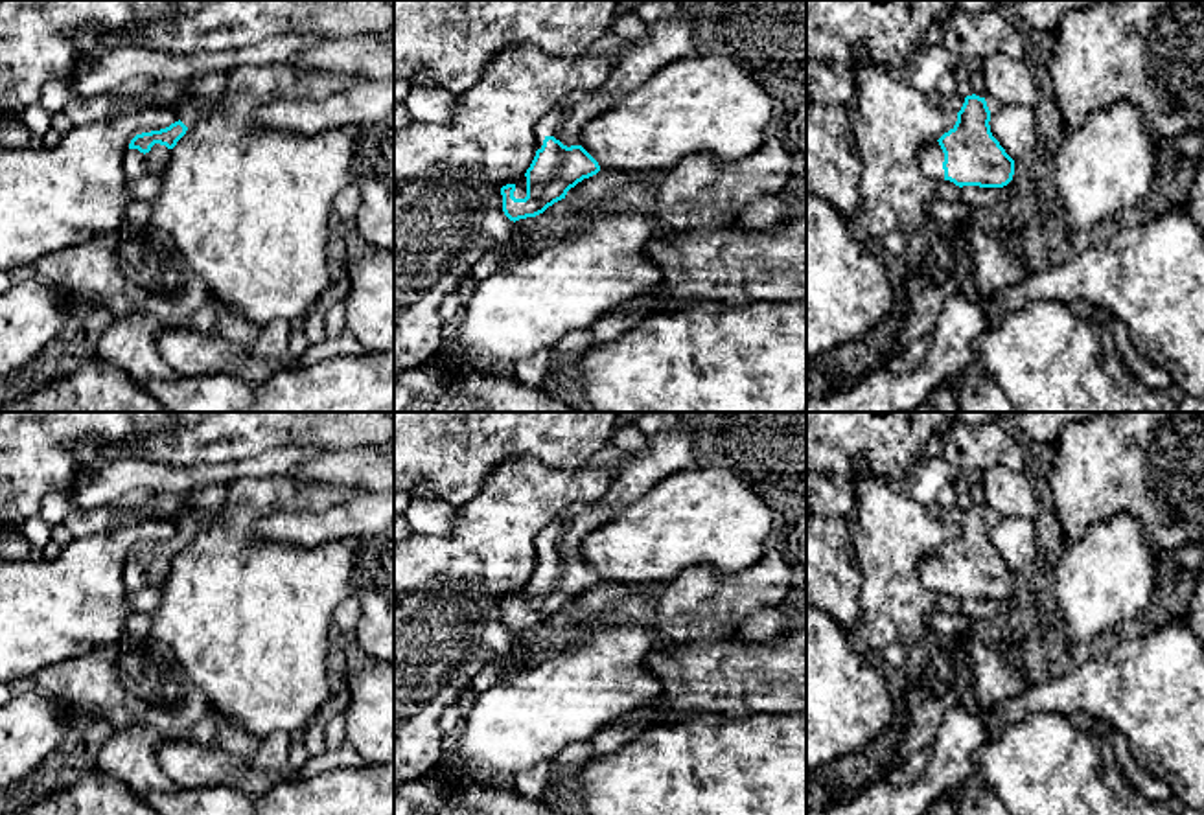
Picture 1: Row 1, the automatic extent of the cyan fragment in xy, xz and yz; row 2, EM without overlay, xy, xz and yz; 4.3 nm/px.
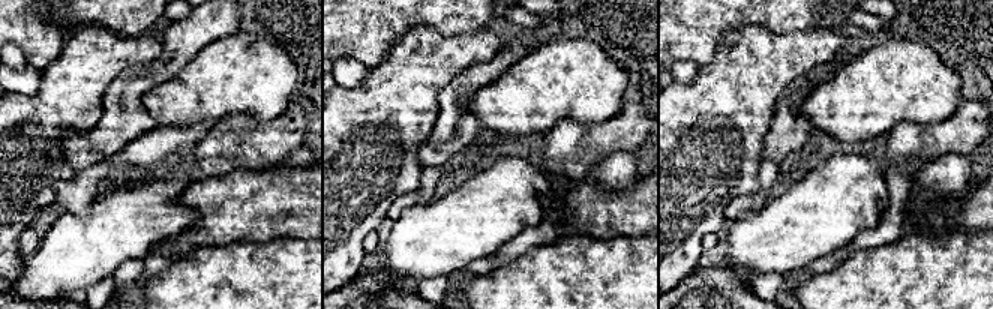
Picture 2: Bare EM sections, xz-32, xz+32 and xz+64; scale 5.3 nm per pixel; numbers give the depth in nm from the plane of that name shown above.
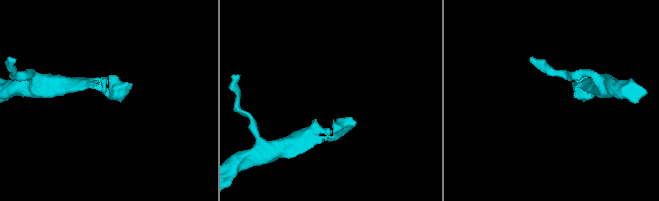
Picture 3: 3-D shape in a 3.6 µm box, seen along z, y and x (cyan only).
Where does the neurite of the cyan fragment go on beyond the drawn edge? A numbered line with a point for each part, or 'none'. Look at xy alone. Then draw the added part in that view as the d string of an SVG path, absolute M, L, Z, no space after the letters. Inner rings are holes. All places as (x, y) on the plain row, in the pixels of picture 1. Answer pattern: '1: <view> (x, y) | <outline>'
1: xy (137, 576) | M155 556L149 565L140 565L138 561L125 561L123 565L123 587L129 592L136 592L144 587L160 587L171 570L171 561Z

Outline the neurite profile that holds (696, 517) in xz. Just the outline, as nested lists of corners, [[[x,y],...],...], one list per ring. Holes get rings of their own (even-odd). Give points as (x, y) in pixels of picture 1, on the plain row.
[[[720,467],[681,469],[659,480],[624,513],[591,532],[580,556],[604,583],[668,583],[690,567],[733,574],[753,567],[768,550],[775,522],[771,506],[736,475]]]

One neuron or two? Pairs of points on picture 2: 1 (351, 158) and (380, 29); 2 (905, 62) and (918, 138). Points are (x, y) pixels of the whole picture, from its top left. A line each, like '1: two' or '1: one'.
1: two
2: two

